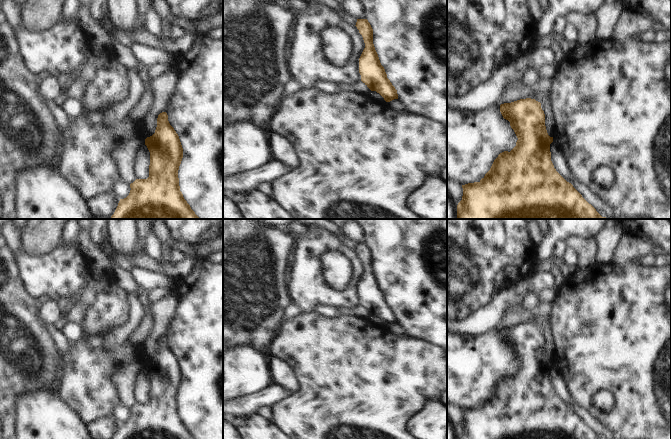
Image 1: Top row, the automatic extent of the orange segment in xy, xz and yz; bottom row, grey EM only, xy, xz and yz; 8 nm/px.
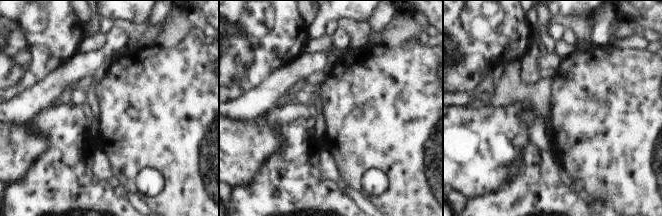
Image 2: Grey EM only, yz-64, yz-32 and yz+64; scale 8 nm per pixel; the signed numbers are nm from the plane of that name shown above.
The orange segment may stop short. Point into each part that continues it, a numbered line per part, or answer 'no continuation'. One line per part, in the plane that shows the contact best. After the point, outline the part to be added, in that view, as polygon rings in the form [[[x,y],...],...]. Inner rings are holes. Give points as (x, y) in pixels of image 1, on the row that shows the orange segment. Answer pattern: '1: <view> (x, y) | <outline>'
no continuation

